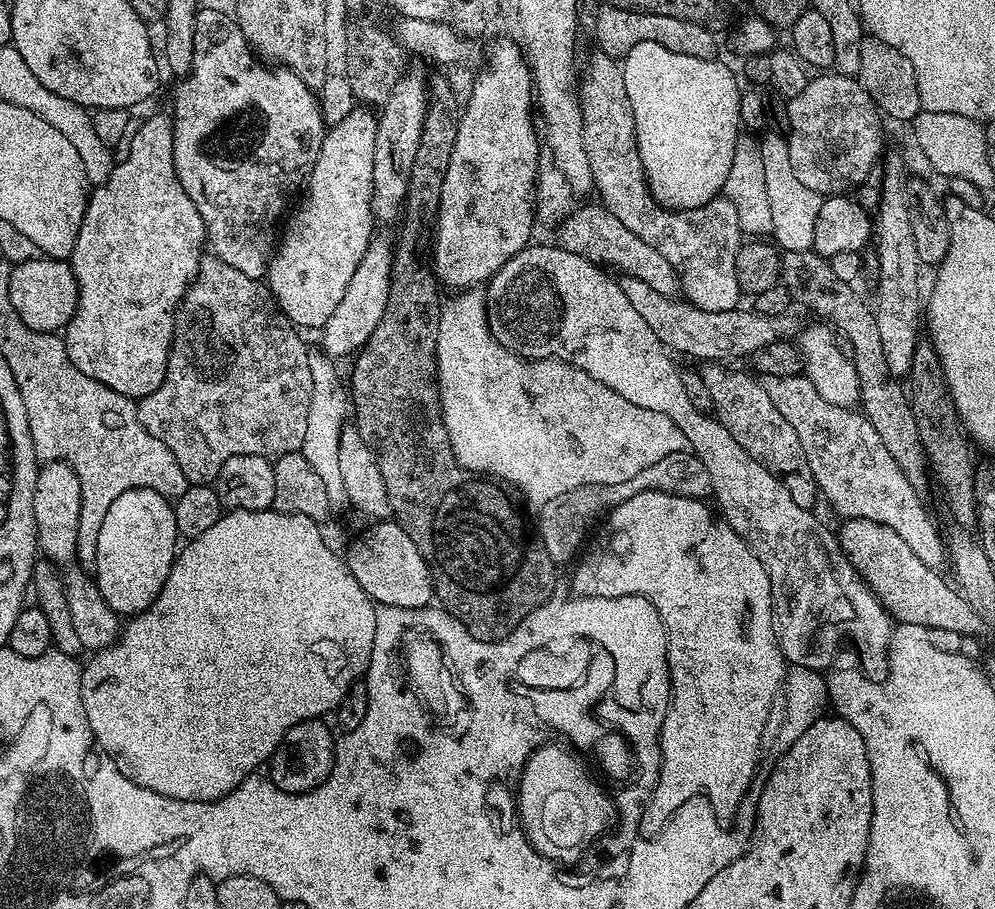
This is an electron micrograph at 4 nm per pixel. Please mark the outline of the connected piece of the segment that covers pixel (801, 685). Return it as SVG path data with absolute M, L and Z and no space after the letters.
M795 666L787 669L784 682L780 685L780 693L774 698L770 718L766 718L766 730L762 734L760 743L760 764L771 766L780 760L825 715L829 707L828 681L814 668L797 668Z

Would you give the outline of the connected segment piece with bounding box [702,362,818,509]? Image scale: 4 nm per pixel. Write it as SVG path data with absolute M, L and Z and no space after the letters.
M720 362L705 363L702 368L704 385L706 390L710 390L715 415L720 423L728 425L730 434L734 434L734 442L738 442L738 446L742 446L750 458L766 466L766 470L770 470L770 474L774 474L774 478L778 478L782 486L790 490L790 498L794 498L798 506L815 509L818 489L794 426L790 426L790 422L778 414L774 402L770 402L770 394L766 394L763 383L755 375L731 372L728 368L731 367Z

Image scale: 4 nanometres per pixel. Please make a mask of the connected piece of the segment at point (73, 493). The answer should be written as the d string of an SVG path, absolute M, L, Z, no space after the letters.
M65 460L47 461L36 473L34 522L39 551L52 564L68 564L78 555L78 518L82 510L82 488L78 474Z

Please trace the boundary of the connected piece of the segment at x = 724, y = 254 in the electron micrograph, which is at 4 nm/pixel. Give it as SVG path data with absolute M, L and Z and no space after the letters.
M599 50L593 51L588 60L588 73L584 76L584 85L578 88L580 113L582 114L582 142L586 146L586 158L590 158L590 174L592 188L597 192L599 203L630 234L638 234L646 246L654 246L670 266L674 266L676 276L680 279L680 292L686 297L687 303L707 312L721 312L737 307L741 303L742 293L738 286L736 273L736 255L742 243L742 233L738 222L738 210L734 210L734 202L721 194L715 196L697 208L666 208L652 197L648 188L648 179L644 177L642 158L636 141L636 123L630 106L630 98L626 94L626 82L621 65L613 57Z

